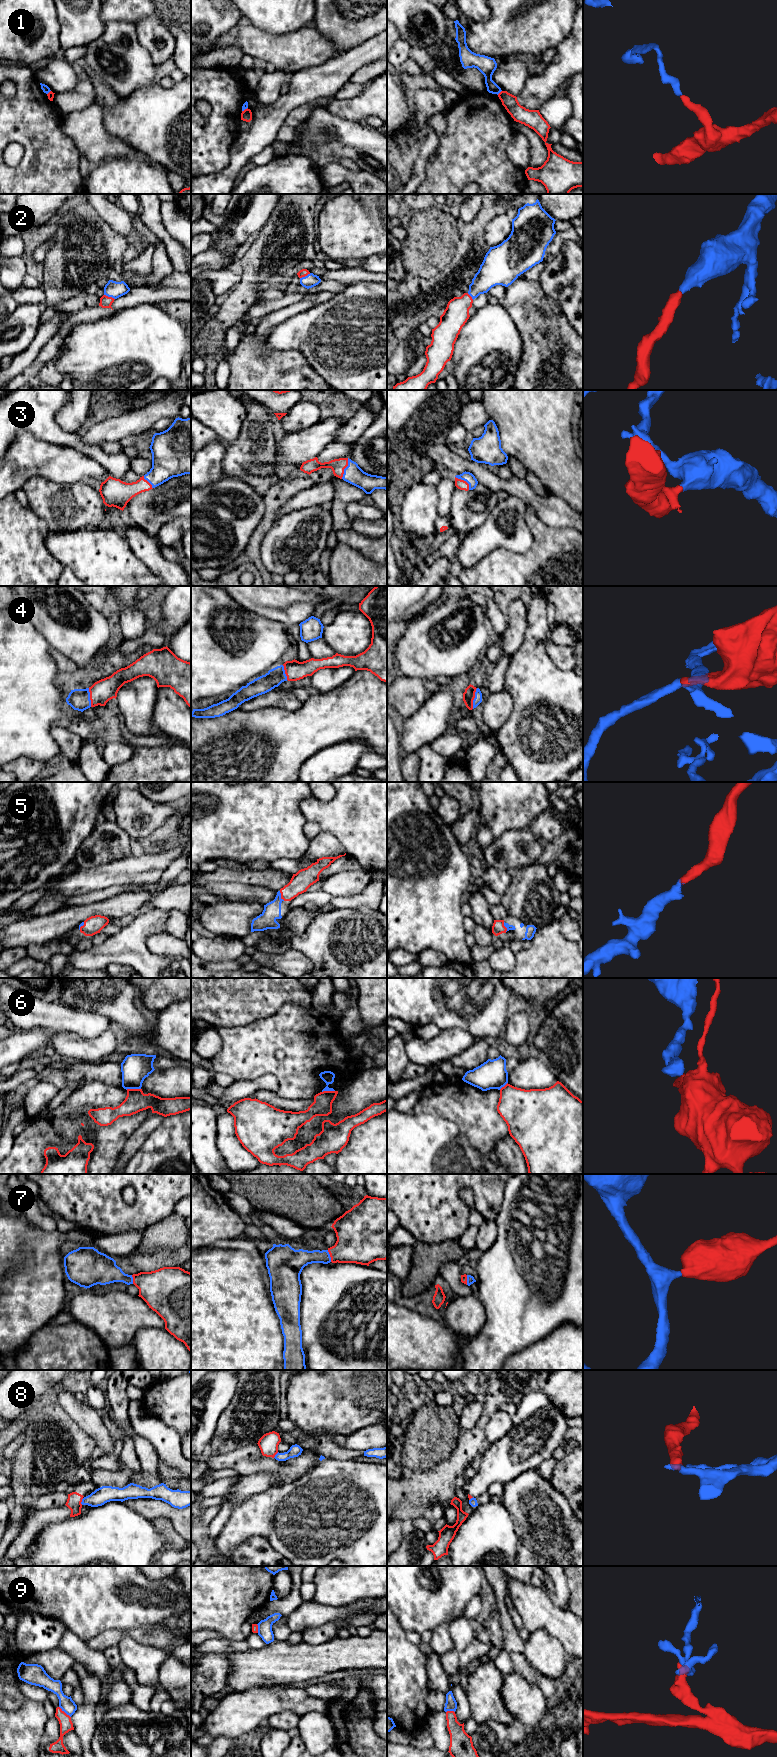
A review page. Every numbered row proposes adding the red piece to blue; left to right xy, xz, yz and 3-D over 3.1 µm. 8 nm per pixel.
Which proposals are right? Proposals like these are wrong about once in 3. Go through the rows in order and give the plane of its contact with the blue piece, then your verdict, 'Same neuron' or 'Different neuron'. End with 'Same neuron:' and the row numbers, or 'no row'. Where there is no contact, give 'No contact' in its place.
1: Touches blue in yz. Different neuron
2: Touches blue in xy. Same neuron
3: Touches blue in xz. Same neuron
4: Touches blue in yz. Same neuron
5: Touches blue in xz. Same neuron
6: Touches blue in xy. Different neuron
7: Touches blue in xz. Same neuron
8: Touches blue in xy. Different neuron
9: Touches blue in xy. Different neuron
Same neuron: 2, 3, 4, 5, 7

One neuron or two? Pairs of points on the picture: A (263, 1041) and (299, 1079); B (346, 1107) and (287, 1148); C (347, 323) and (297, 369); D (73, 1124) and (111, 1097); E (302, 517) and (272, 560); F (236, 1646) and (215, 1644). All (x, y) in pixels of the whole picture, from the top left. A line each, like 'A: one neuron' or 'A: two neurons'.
A: one neuron
B: one neuron
C: two neurons
D: one neuron
E: one neuron
F: one neuron

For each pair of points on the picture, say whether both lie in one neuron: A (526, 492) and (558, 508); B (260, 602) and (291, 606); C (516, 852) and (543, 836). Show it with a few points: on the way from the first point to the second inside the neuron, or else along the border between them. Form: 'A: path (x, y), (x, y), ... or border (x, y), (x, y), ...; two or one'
A: path (534, 500), (546, 508), (550, 508); one
B: path (268, 602), (283, 604); one
C: path (523, 847), (536, 837); one

